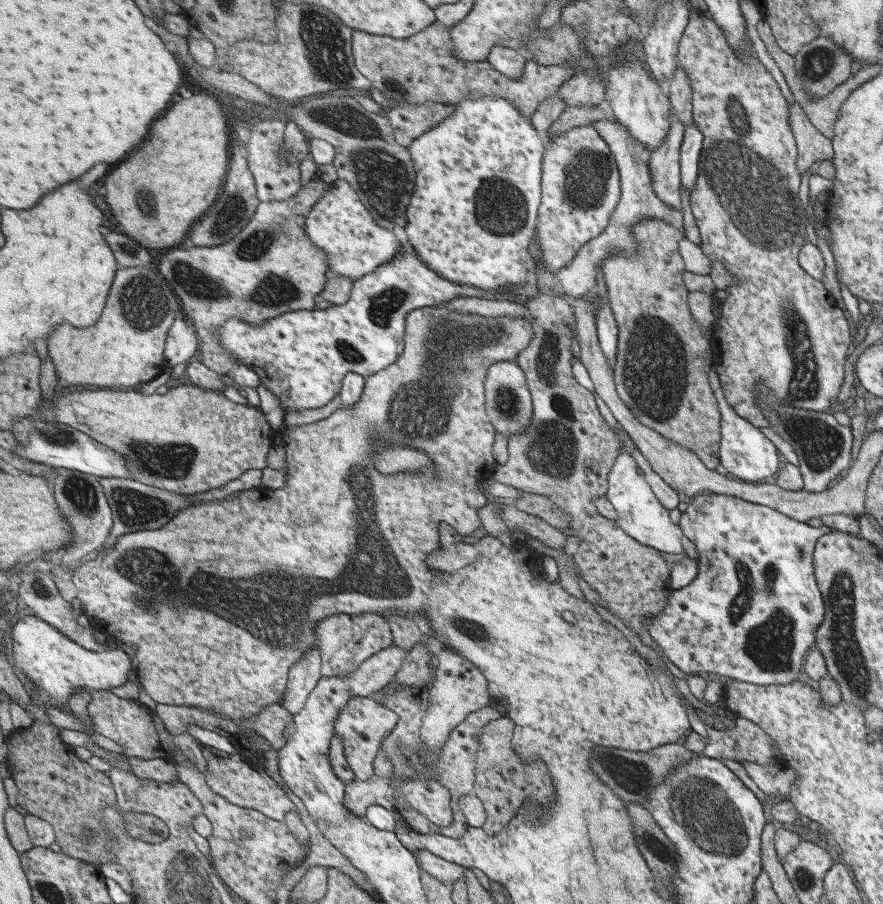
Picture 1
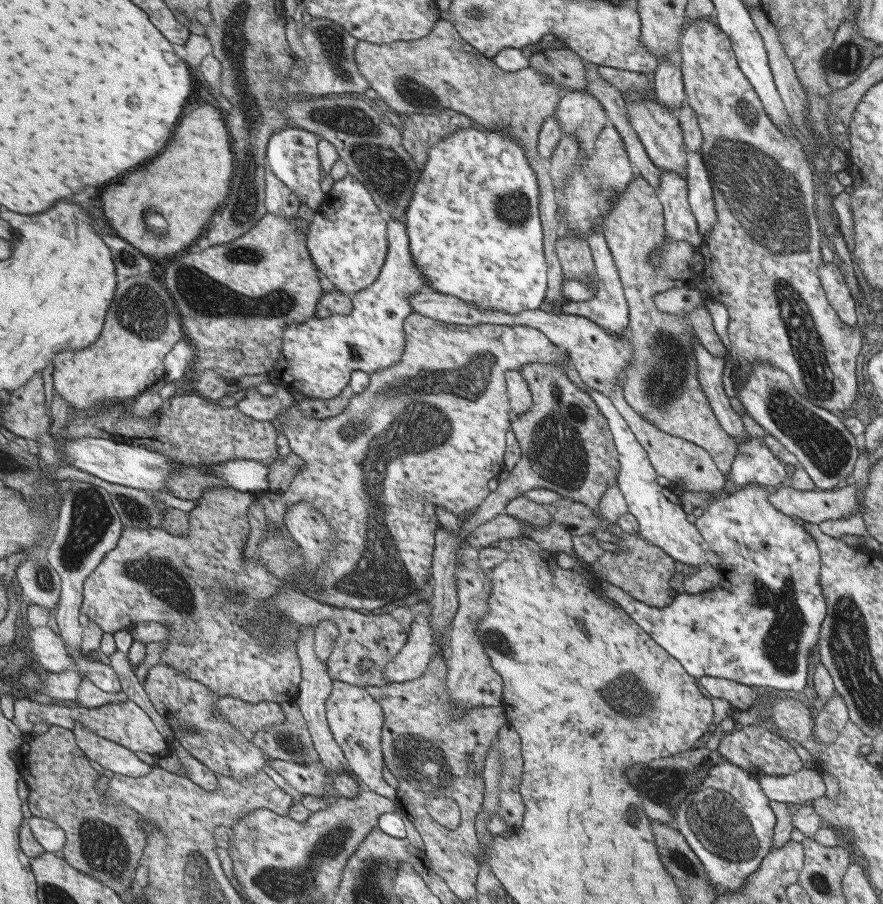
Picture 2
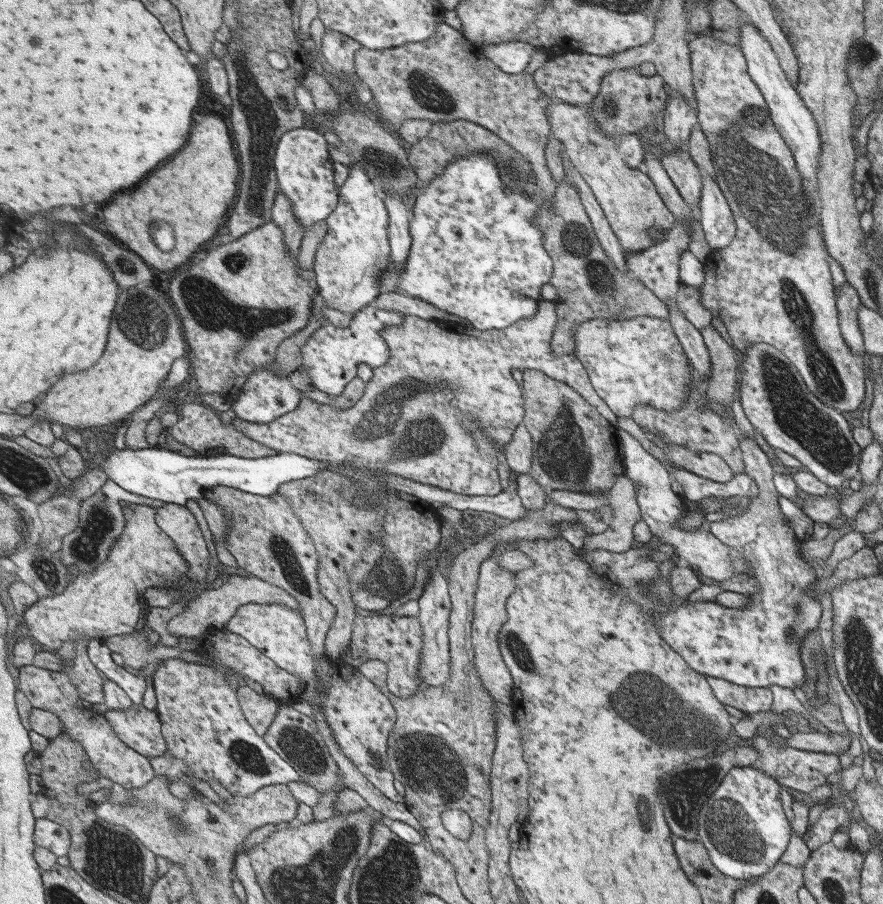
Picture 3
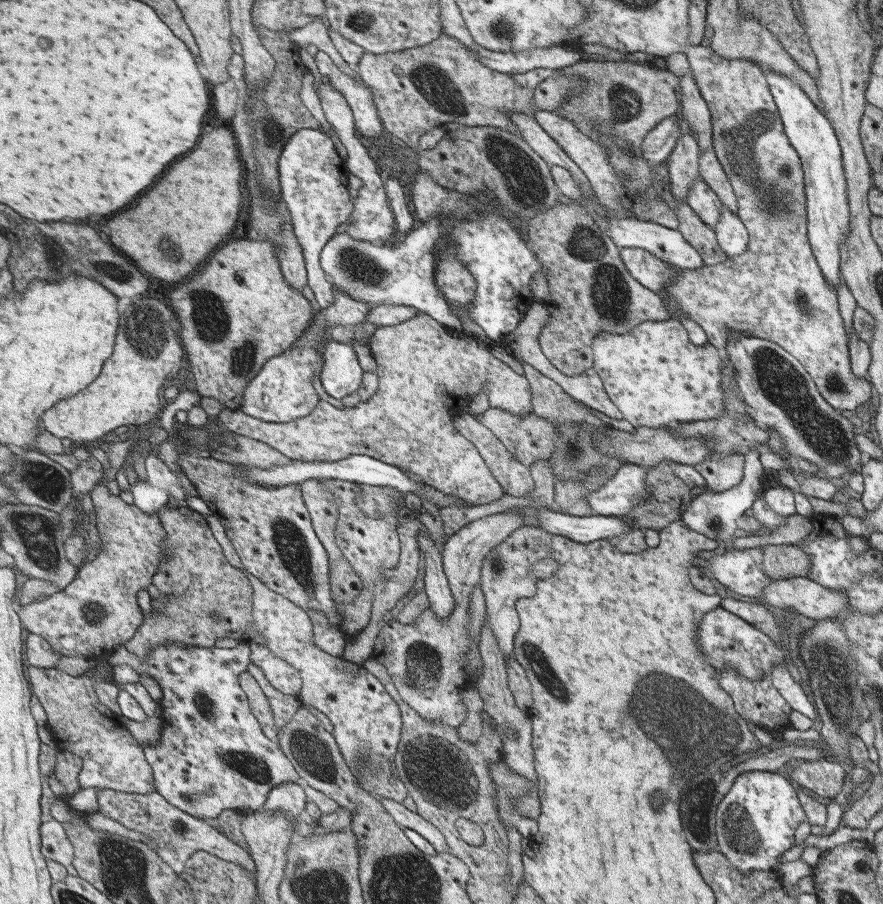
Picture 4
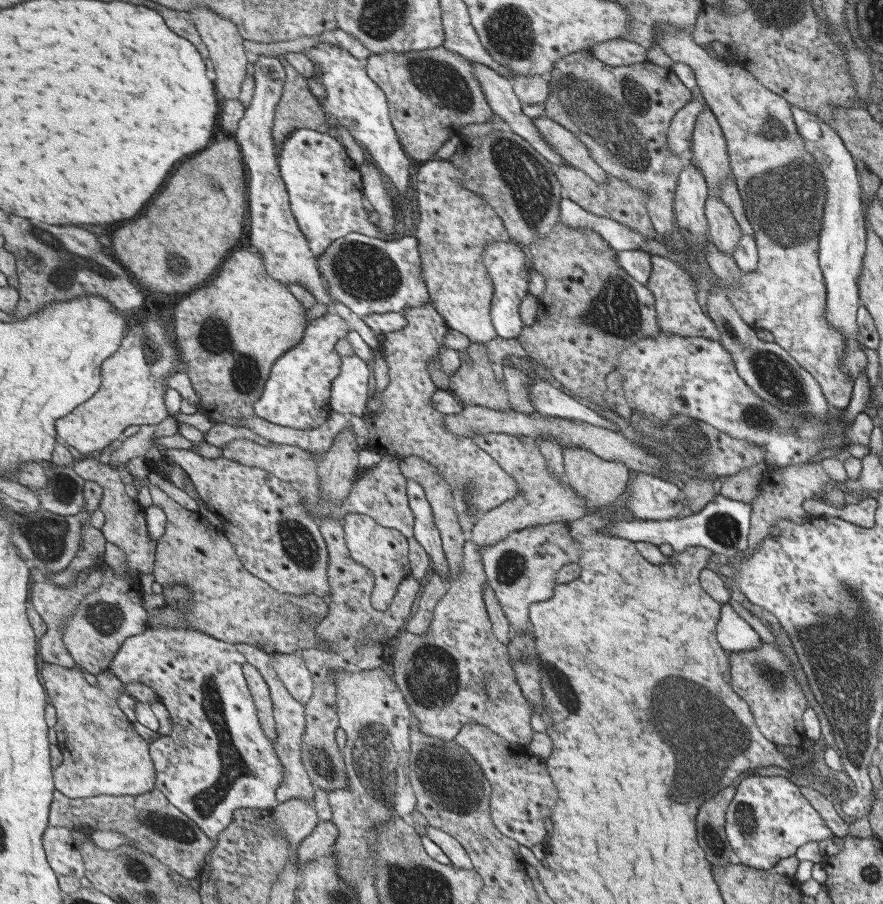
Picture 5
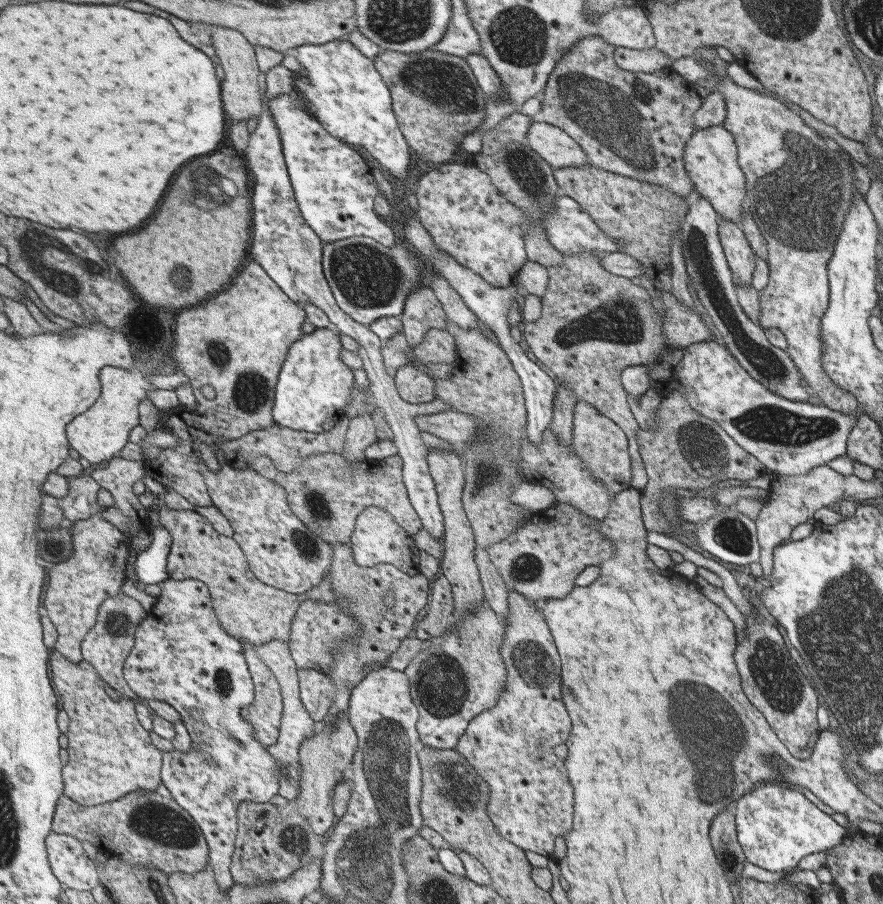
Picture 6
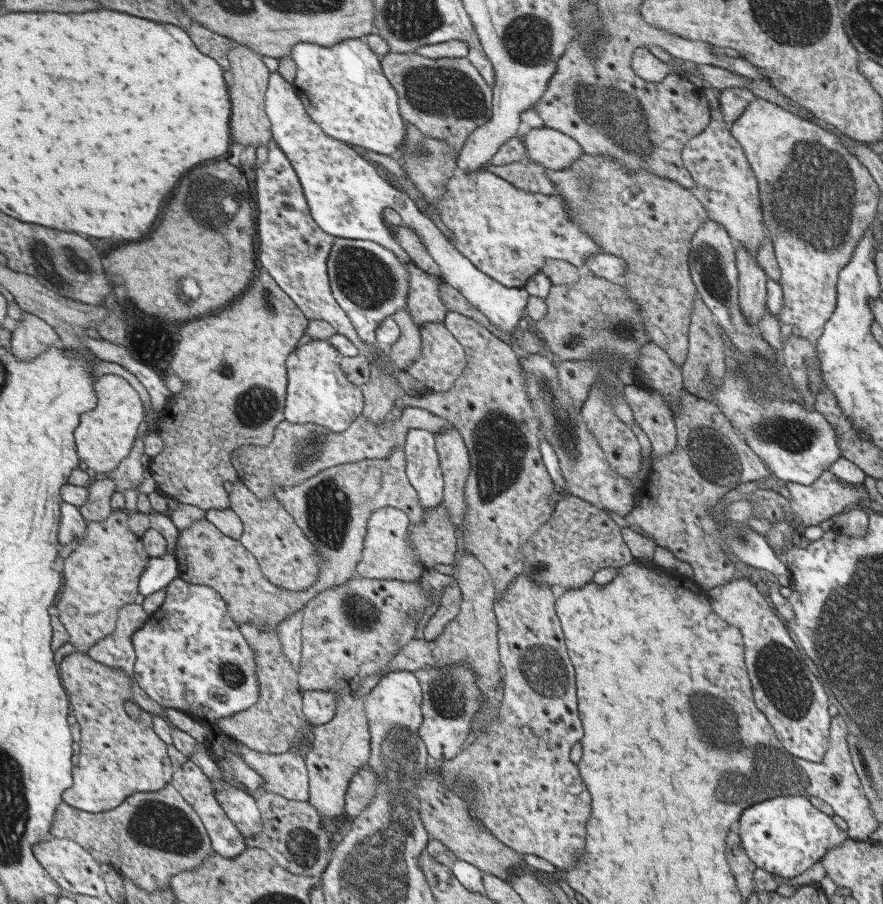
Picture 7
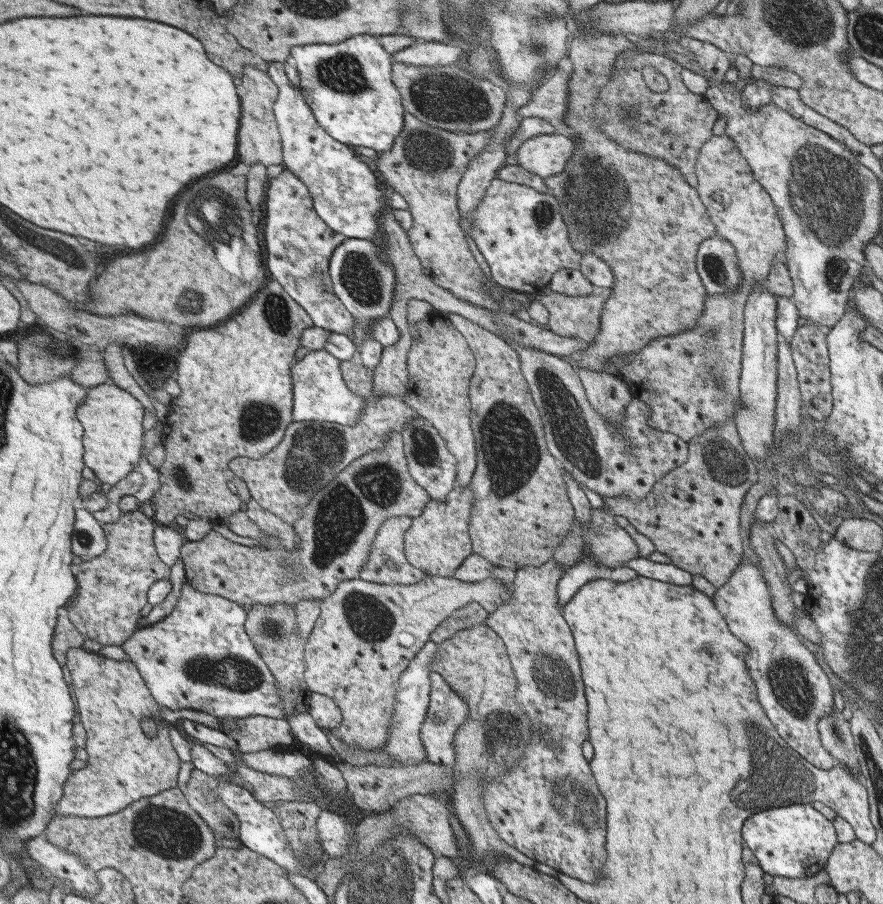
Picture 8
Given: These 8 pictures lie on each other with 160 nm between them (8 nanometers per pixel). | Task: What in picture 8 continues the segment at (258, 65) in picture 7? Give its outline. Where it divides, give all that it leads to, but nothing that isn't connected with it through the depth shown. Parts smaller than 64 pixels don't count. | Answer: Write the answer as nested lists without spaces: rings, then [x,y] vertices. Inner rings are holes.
[[[246,66],[241,78],[241,138],[239,138],[239,150],[241,160],[249,167],[260,162],[265,166],[284,166],[283,139],[280,133],[280,126],[275,118],[275,102],[279,97],[279,88],[268,71],[258,70],[255,66]]]

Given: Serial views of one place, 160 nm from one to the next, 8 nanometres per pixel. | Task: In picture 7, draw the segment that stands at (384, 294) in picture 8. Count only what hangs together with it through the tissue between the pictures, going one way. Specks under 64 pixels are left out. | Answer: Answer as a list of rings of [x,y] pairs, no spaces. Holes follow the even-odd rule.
[[[336,237],[328,262],[332,291],[365,342],[380,345],[376,335],[380,324],[408,306],[408,264],[409,260],[403,262],[402,258],[381,243]]]

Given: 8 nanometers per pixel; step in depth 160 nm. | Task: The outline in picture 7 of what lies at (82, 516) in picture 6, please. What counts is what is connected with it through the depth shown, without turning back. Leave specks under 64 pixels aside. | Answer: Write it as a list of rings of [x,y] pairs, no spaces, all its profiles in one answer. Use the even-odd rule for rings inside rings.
[[[115,479],[93,480],[89,486],[90,499],[87,504],[79,506],[88,521],[101,522],[107,520],[115,511],[111,504],[113,495],[118,491]]]

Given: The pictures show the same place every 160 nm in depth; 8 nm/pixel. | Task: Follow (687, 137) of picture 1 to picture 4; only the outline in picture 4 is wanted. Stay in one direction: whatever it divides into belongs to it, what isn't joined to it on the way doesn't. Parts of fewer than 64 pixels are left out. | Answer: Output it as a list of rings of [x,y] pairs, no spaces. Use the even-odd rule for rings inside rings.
[[[725,206],[721,207],[719,221],[713,228],[719,248],[728,256],[737,256],[745,252],[748,232],[736,214]]]

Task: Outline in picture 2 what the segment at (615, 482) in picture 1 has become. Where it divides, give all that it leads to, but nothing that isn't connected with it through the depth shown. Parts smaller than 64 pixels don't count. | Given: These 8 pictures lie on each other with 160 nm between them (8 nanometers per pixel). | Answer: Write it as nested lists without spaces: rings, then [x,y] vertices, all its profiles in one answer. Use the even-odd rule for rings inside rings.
[[[586,386],[585,392],[596,403],[599,413],[608,418],[609,430],[612,430],[613,442],[616,442],[617,454],[620,456],[620,474],[618,474],[616,485],[627,503],[628,513],[638,520],[637,535],[647,543],[661,547],[665,554],[677,562],[690,564],[693,567],[707,565],[707,554],[711,548],[704,542],[695,525],[685,519],[686,514],[672,488],[660,486],[655,481],[658,474],[651,466],[645,449],[629,430],[628,424],[605,395],[591,390],[588,386]]]

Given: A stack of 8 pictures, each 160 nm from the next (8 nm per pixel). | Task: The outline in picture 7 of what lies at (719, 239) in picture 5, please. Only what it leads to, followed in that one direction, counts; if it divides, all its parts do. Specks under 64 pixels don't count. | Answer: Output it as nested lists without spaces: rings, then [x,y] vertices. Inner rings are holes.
[[[738,243],[737,266],[740,272],[740,307],[748,324],[756,326],[766,314],[766,276],[754,255]]]

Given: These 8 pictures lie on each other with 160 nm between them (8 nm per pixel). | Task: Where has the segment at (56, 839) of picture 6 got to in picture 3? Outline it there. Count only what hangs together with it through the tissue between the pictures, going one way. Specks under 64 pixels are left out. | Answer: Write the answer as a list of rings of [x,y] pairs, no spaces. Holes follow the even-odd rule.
[[[49,818],[37,819],[35,839],[37,845],[48,848],[57,857],[67,857],[69,854],[69,848],[71,848],[69,830]]]

